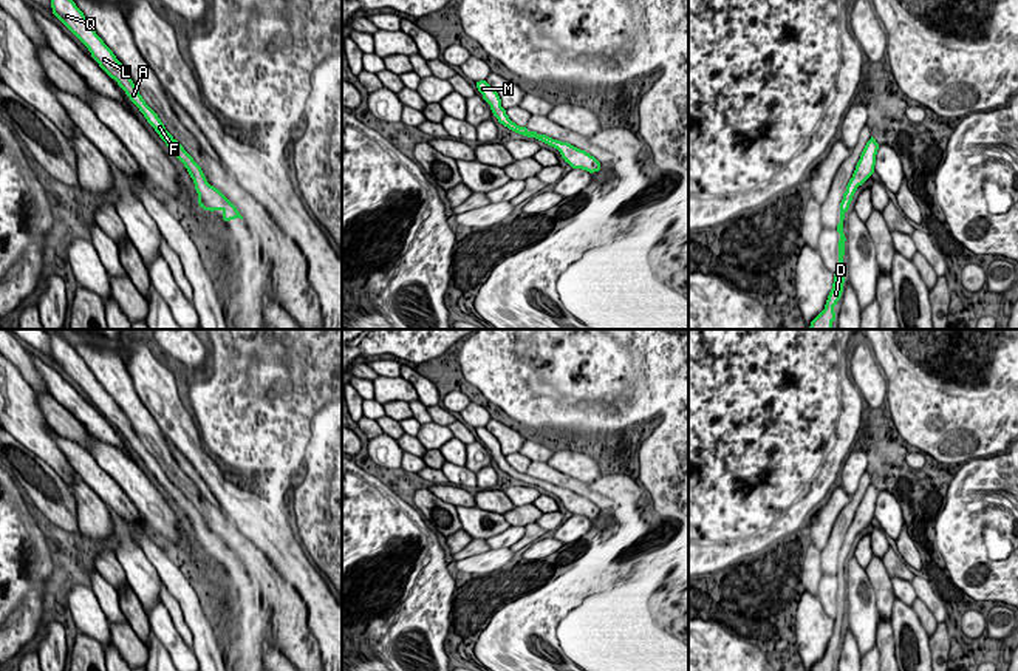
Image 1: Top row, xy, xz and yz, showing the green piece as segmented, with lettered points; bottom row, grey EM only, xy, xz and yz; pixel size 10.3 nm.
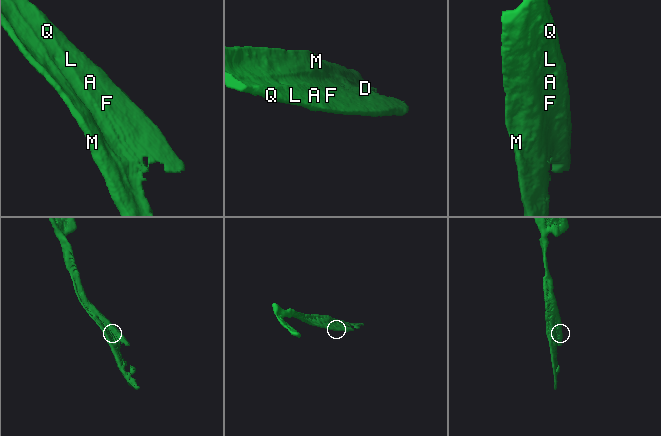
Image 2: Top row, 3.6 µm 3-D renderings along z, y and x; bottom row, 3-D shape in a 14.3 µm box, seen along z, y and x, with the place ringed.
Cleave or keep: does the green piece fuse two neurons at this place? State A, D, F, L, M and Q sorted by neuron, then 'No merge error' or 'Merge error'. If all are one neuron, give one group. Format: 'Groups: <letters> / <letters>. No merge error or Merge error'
Groups: A D F L M Q. No merge error

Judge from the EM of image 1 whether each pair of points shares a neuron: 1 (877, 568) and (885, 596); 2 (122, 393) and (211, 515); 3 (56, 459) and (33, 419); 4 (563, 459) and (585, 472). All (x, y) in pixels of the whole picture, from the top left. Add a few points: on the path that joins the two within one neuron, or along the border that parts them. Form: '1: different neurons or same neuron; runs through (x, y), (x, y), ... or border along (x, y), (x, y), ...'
1: same neuron; runs through (877, 574), (884, 589)
2: same neuron; runs through (143, 424), (184, 484)
3: same neuron; runs through (48, 450), (36, 438), (33, 429)
4: same neuron; runs through (568, 463), (580, 467)

